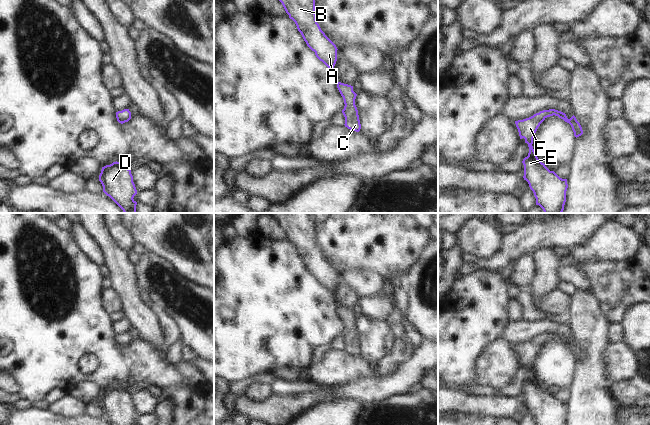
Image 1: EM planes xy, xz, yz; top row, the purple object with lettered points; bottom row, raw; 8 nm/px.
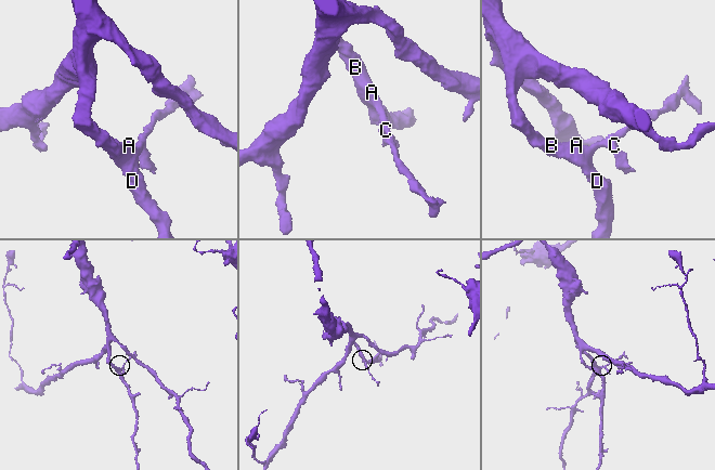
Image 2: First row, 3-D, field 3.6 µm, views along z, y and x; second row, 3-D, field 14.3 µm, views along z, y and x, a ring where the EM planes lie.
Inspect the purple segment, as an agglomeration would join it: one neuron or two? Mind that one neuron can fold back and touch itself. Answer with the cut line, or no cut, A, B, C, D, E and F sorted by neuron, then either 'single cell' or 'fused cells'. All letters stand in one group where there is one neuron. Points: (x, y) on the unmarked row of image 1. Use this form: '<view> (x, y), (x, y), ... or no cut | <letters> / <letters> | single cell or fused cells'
no cut | A B C D E F | single cell

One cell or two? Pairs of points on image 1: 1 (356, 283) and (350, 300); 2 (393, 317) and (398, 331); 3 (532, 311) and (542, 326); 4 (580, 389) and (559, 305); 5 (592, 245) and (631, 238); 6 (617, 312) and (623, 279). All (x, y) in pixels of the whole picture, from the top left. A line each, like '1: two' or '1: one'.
1: two
2: one
3: two
4: two
5: one
6: one

